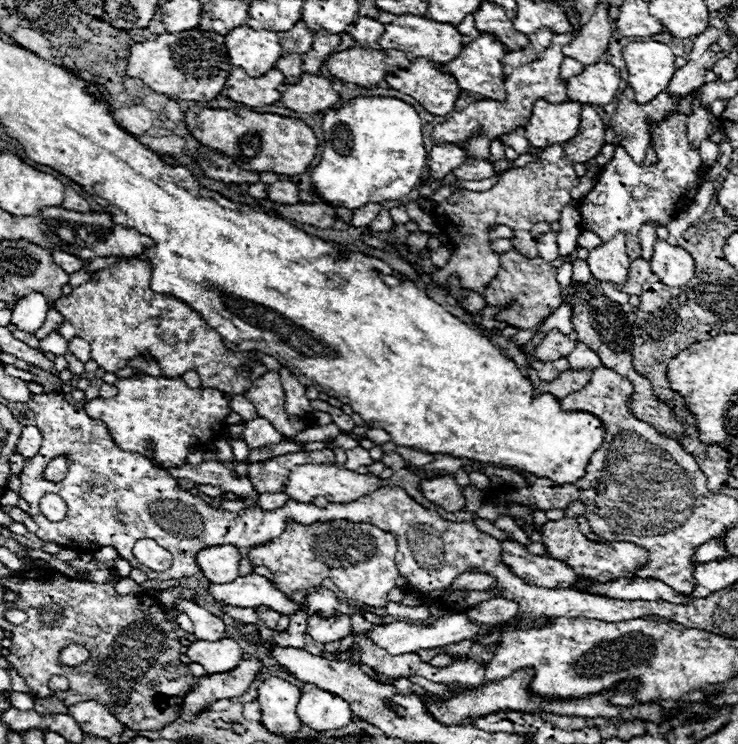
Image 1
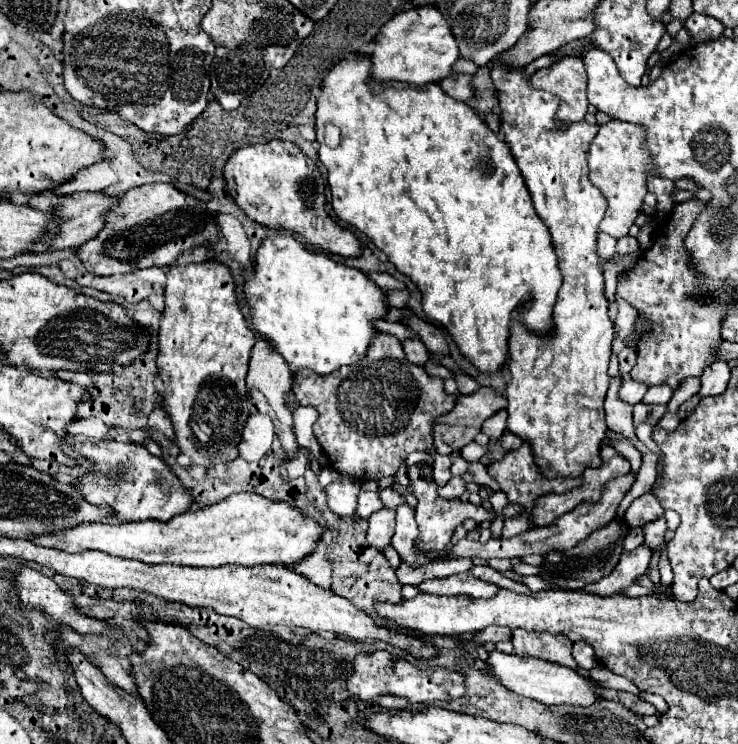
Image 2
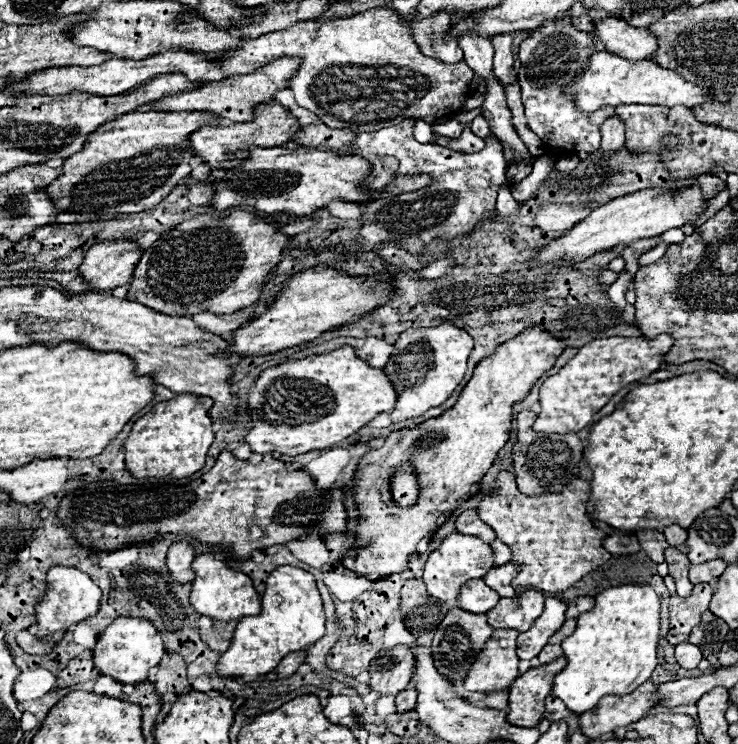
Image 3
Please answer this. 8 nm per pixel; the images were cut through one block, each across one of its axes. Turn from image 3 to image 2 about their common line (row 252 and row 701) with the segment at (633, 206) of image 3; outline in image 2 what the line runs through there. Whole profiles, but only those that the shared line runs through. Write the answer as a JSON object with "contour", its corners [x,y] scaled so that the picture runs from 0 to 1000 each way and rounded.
{"contour":[[[667,874],[661,879],[659,890],[648,890],[648,895],[661,903],[672,917],[678,917],[683,925],[688,925],[691,930],[710,935],[710,938],[721,938],[729,941],[734,946],[772,946],[772,949],[797,949],[805,946],[805,941],[810,941],[808,933],[808,917],[802,917],[799,911],[789,911],[783,909],[778,901],[764,898],[759,892],[748,892],[732,884],[721,884],[721,882],[699,882],[699,879],[683,879],[675,874]]]}

